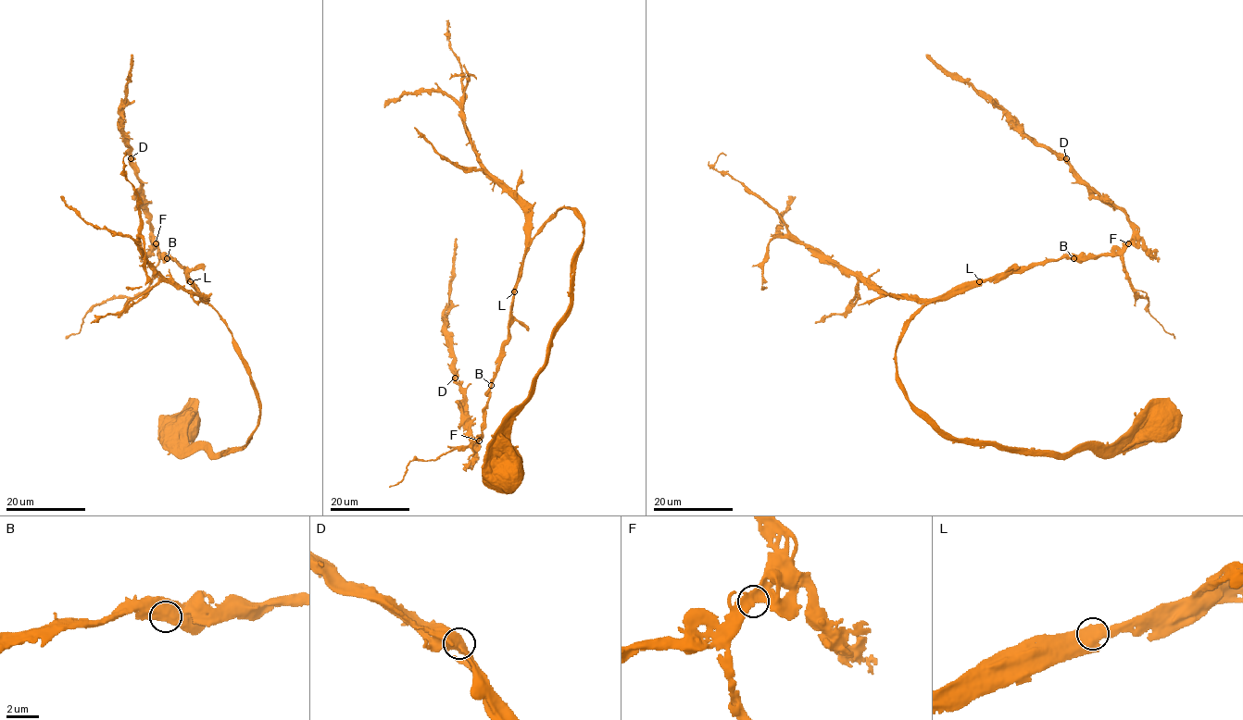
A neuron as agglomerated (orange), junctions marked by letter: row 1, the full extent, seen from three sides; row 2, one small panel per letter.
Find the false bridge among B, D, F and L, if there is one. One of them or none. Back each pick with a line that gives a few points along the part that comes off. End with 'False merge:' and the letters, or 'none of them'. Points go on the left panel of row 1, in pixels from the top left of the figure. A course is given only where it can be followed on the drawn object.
False merge: none of them

